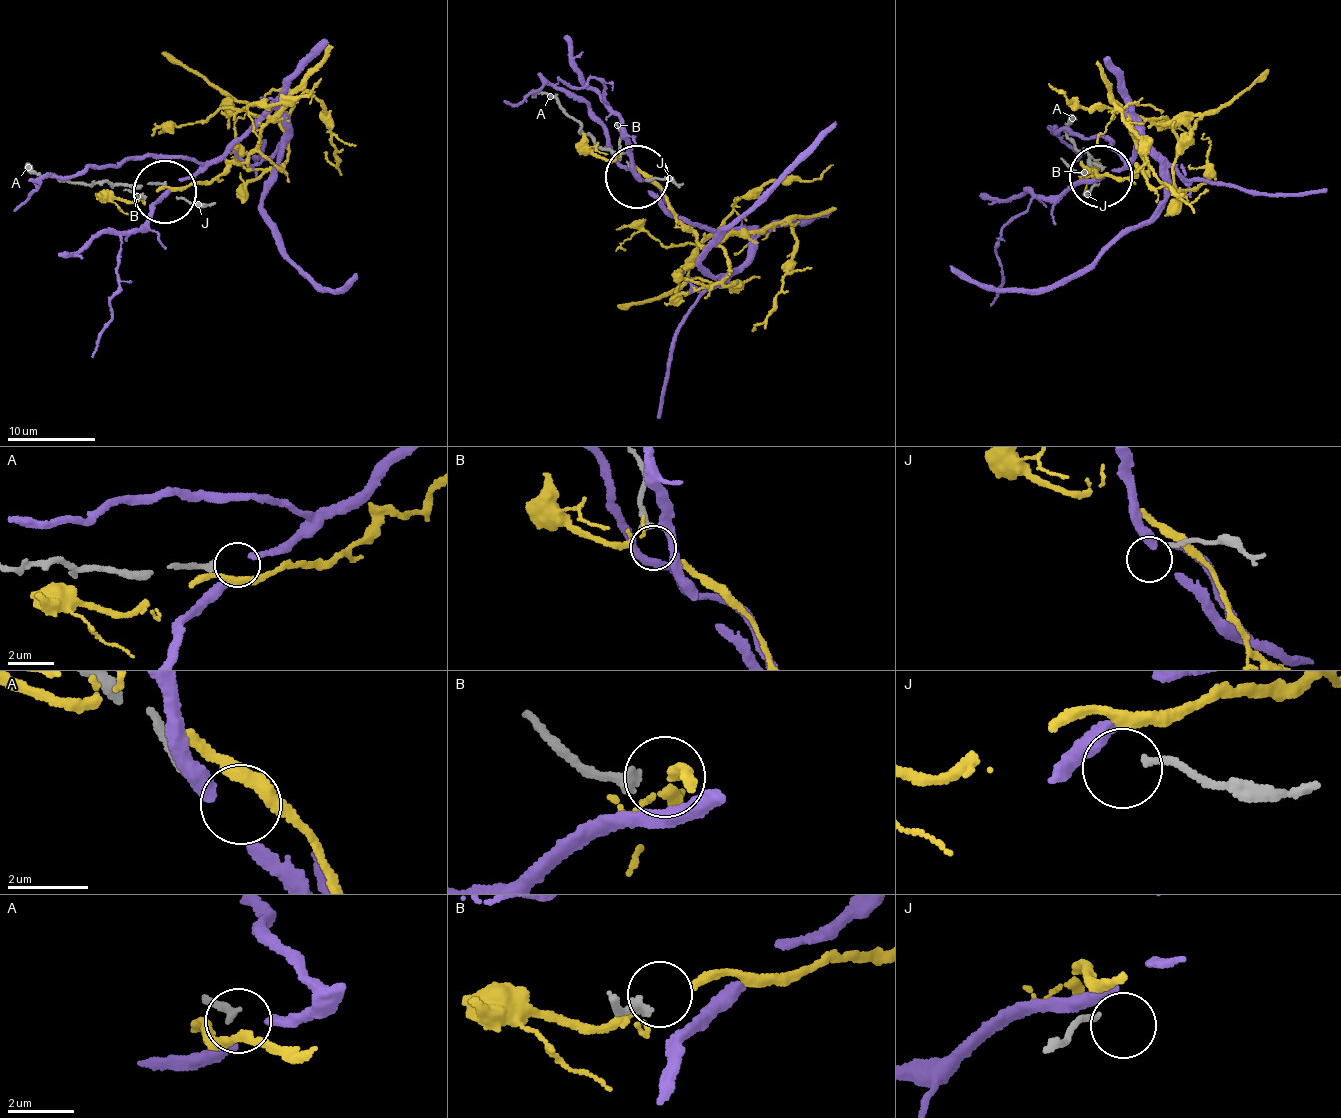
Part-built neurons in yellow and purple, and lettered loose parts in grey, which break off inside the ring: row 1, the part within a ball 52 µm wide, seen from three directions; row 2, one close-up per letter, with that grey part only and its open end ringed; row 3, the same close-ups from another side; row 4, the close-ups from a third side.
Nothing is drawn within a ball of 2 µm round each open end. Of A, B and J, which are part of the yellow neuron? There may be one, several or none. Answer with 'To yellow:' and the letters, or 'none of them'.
To yellow: none of them

